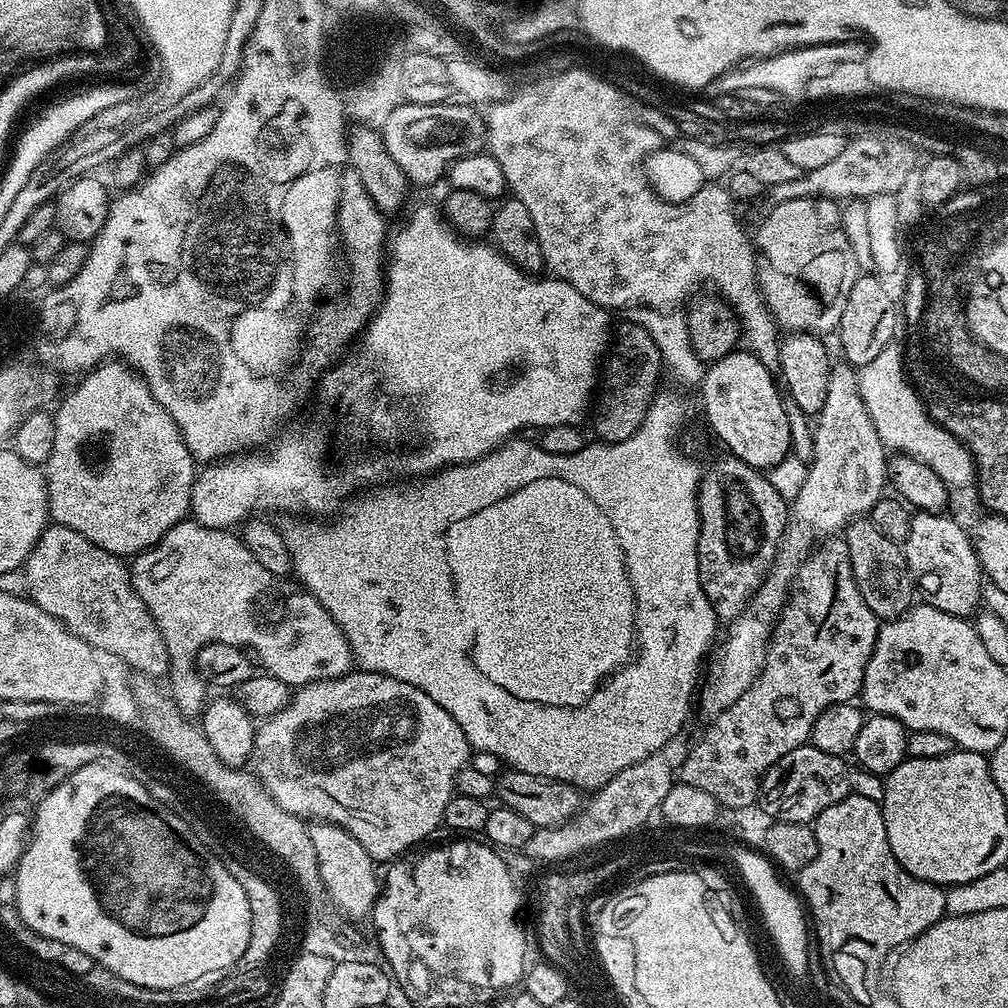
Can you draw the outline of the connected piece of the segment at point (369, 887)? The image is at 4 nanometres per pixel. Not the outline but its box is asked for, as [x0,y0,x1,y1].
[316,824,382,921]

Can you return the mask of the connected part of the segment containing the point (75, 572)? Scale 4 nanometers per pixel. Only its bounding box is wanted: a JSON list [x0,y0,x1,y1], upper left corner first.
[22,522,170,677]

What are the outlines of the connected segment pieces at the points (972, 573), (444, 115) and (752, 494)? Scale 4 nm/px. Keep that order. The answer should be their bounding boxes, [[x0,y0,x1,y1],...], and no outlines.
[[902,511,982,618],[382,102,486,184],[696,454,790,622]]

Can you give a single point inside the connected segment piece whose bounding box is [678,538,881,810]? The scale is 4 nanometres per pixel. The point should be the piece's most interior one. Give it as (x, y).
(820, 645)

